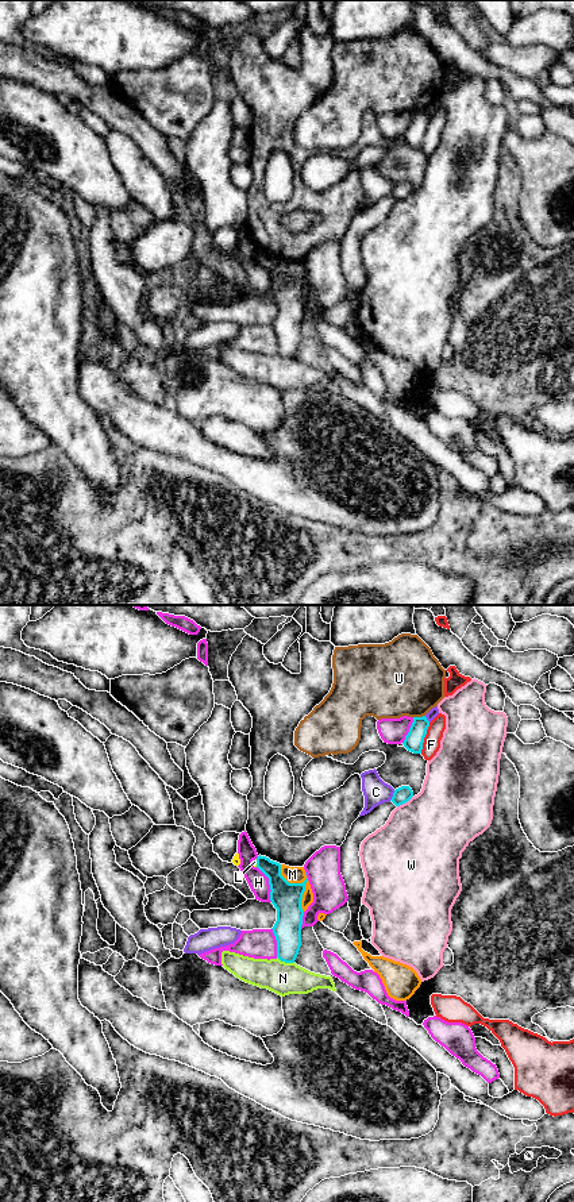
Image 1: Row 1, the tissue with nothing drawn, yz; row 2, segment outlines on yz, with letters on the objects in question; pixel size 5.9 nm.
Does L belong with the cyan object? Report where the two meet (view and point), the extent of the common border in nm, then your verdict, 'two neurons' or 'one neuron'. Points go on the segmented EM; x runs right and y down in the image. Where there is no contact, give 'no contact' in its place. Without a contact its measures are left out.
contact yz (257, 863); length 50 nm; two neurons

